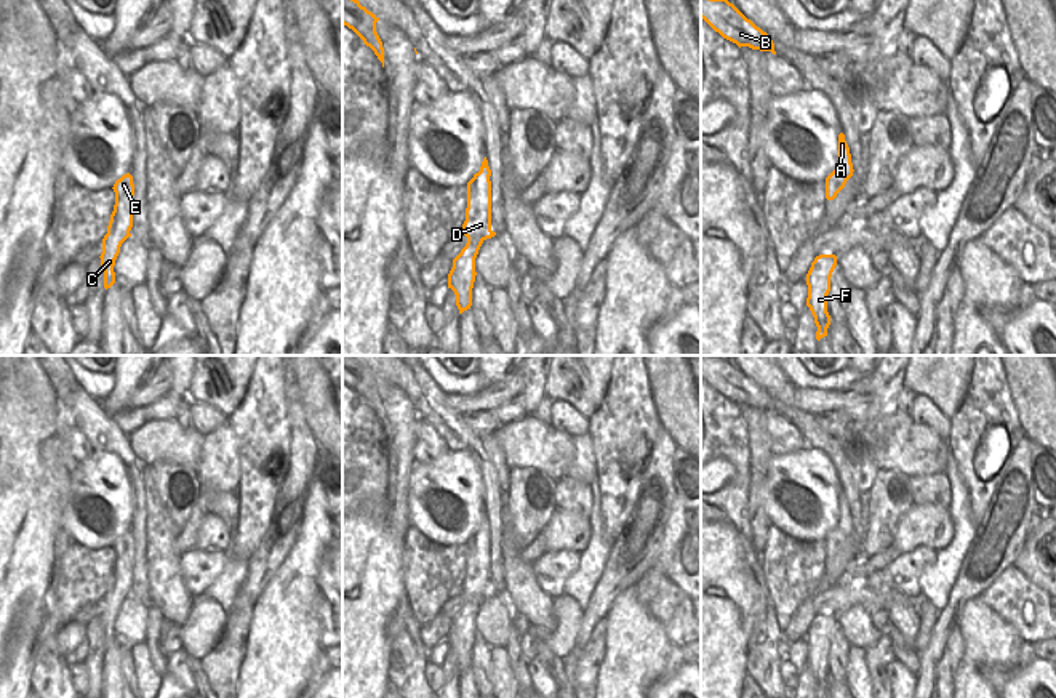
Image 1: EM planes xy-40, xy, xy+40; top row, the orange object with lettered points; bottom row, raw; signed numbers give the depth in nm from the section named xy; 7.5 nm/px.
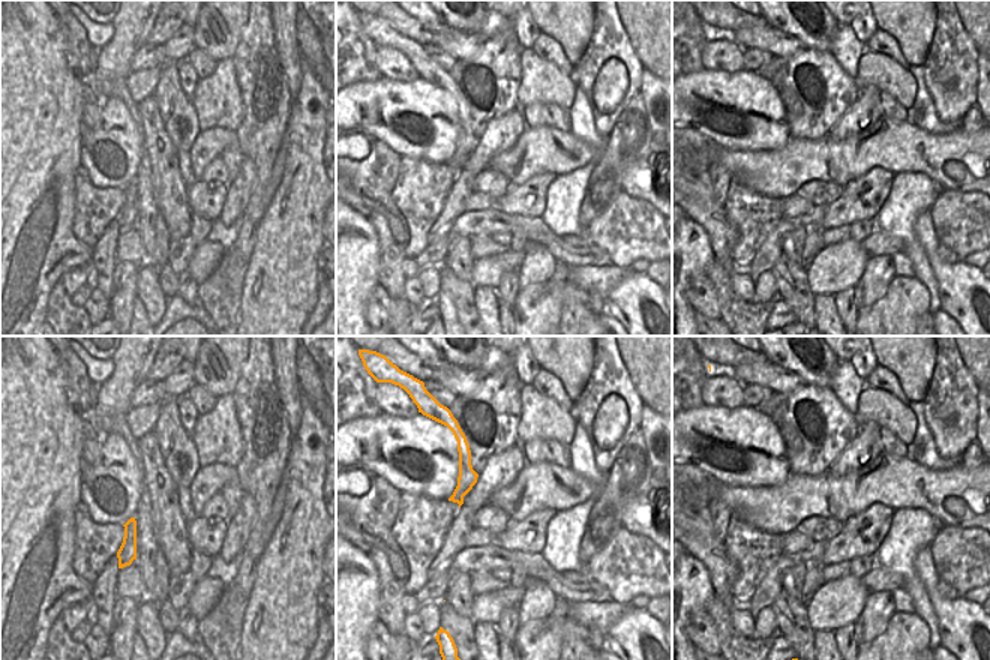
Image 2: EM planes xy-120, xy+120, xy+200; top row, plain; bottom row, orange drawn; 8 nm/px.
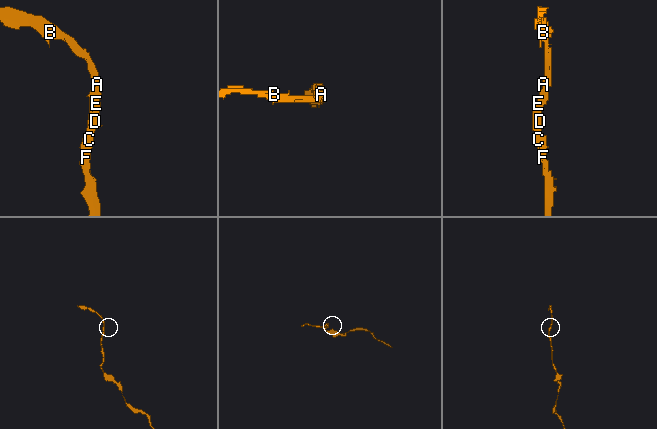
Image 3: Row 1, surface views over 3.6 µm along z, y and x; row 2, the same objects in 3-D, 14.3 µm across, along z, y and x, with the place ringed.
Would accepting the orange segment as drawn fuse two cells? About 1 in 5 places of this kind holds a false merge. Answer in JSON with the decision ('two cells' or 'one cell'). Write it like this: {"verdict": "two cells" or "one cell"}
{"verdict": "one cell"}

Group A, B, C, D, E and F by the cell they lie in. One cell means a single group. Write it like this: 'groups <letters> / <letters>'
groups A B C D E F

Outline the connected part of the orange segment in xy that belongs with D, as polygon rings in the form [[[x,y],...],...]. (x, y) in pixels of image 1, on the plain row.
[[[486,515],[480,530],[467,541],[467,567],[462,592],[467,596],[466,605],[453,618],[448,632],[448,647],[456,653],[459,672],[472,664],[472,647],[475,640],[475,616],[482,602],[496,594],[491,589],[491,528]]]

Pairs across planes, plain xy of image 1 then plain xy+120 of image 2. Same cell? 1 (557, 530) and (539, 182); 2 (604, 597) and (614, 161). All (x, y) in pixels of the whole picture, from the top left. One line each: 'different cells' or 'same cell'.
1: different cells
2: same cell

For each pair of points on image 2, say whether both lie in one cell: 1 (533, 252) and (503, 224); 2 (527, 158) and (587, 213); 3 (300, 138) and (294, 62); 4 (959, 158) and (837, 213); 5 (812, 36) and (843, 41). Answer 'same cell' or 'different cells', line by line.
1: different cells
2: different cells
3: different cells
4: different cells
5: different cells

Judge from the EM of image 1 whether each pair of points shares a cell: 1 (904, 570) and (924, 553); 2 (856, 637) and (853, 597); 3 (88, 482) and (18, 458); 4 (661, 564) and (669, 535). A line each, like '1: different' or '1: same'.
1: same
2: different
3: different
4: same

